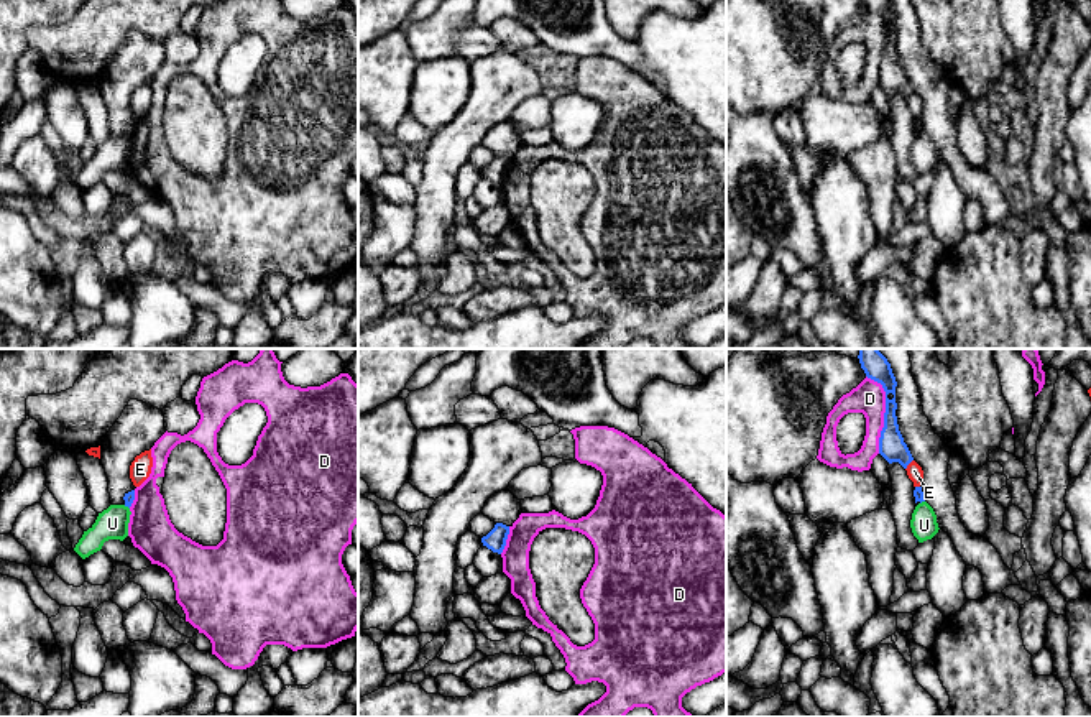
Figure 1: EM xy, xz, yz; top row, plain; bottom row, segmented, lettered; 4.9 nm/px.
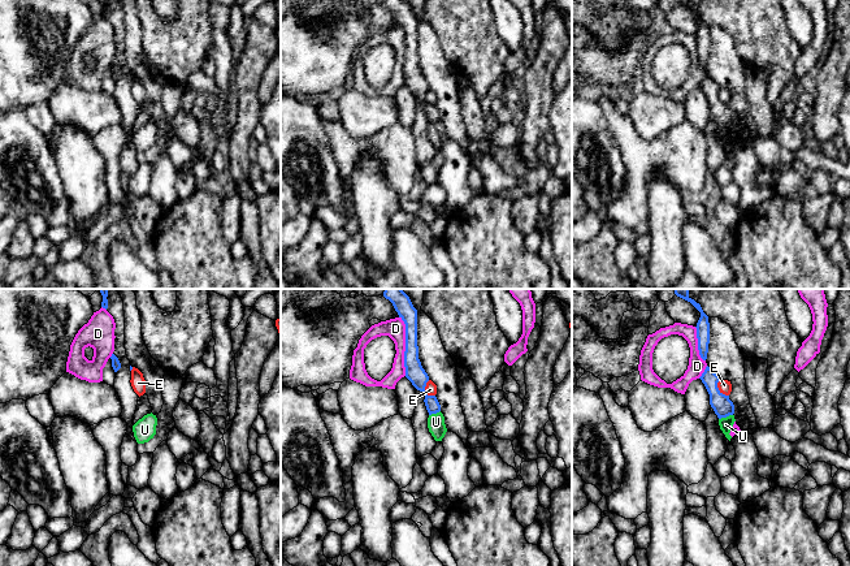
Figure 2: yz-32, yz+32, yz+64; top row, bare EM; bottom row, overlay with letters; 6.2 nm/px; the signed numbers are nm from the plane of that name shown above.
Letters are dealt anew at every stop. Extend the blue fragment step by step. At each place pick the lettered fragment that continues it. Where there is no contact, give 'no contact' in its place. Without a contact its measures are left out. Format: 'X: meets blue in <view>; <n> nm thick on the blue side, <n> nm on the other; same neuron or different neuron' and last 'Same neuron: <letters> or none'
D: meets blue in yz; 130 nm thick on the blue side, 160 nm on the other; different neuron
E: meets blue in yz; 130 nm thick on the blue side, 80 nm on the other; different neuron
U: meets blue in xy; 50 nm thick on the blue side, 160 nm on the other; different neuron
Same neuron: none

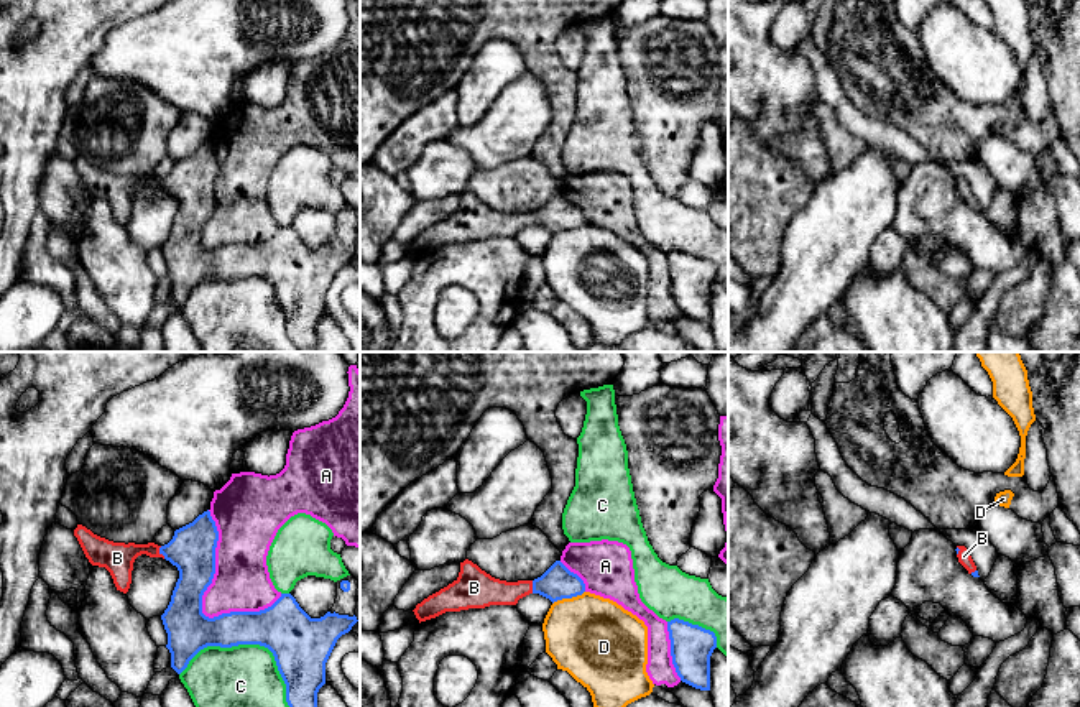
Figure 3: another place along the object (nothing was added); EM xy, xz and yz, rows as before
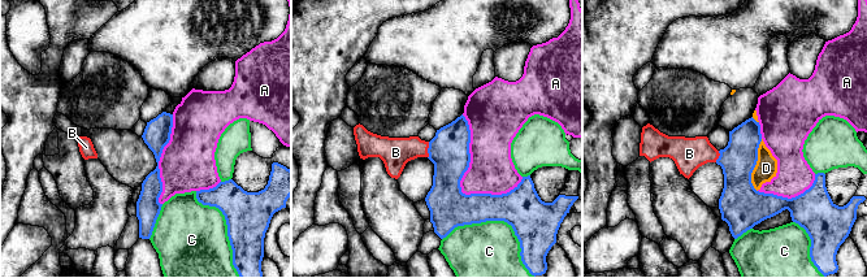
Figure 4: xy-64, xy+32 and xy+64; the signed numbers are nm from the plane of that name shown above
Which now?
A: meets blue in xy; 220 nm thick on the blue side, 280 nm on the other; different neuron
B: meets blue in xy; 220 nm thick on the blue side, 160 nm on the other; same neuron
C: meets blue in xy; 280 nm thick on the blue side, 300 nm on the other; different neuron
D: meets blue in xz; 170 nm thick on the blue side, 420 nm on the other; different neuron
Same neuron: B

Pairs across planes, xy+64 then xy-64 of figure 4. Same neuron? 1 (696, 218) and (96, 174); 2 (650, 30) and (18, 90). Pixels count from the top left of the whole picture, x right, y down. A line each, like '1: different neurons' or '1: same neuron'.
1: same neuron
2: same neuron

